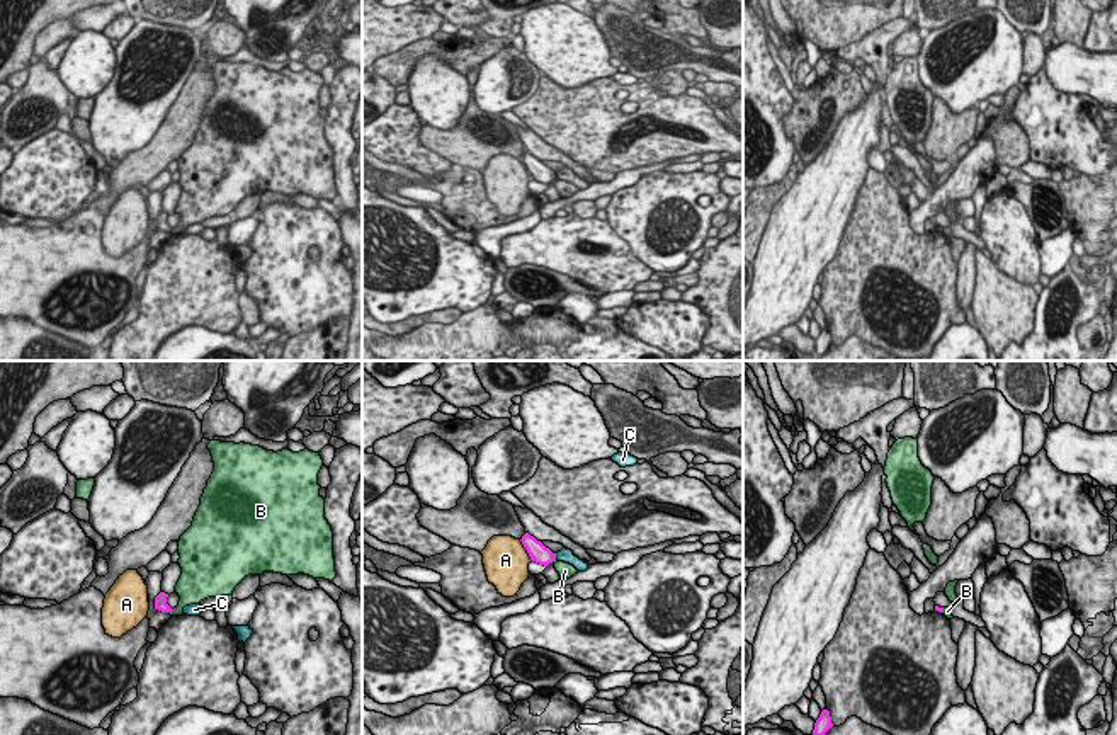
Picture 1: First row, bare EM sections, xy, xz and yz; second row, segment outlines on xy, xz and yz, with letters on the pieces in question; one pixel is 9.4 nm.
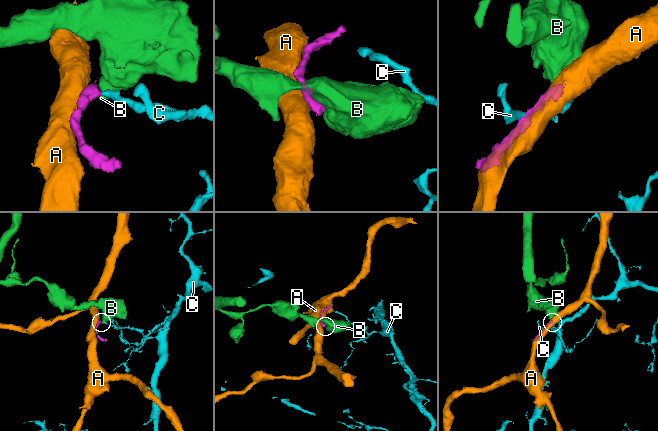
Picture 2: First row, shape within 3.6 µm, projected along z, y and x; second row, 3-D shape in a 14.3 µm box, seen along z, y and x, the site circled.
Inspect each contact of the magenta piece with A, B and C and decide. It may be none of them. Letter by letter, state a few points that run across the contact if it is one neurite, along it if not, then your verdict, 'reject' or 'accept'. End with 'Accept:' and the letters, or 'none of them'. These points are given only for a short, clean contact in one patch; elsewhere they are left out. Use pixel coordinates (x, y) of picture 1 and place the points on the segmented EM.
A: reject
B: line xy (174, 609), (170, 613); reject
C: line xz (555, 553), (556, 558); reject
Accept: none of them

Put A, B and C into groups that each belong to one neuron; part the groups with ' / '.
A / B / C

